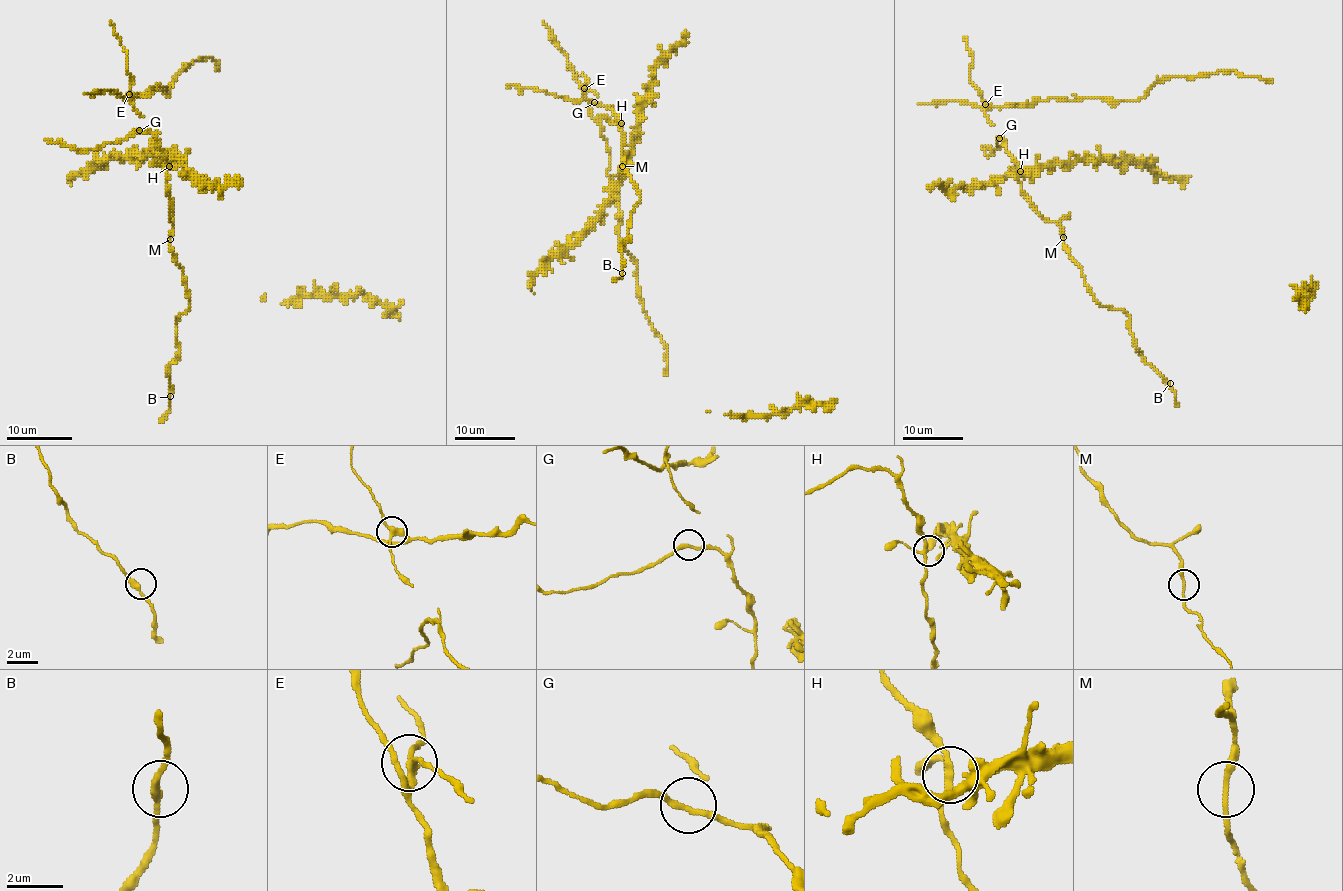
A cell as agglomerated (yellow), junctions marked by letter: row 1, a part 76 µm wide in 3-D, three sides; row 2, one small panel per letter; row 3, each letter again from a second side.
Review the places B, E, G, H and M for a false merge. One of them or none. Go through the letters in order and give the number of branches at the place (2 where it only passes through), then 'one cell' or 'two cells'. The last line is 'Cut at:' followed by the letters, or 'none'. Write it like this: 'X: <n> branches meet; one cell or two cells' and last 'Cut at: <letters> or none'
B: 2 branches meet; one cell
E: 3 branches meet; two cells
G: 2 branches meet; one cell
H: 3 branches meet; one cell
M: 2 branches meet; one cell
Cut at: E

